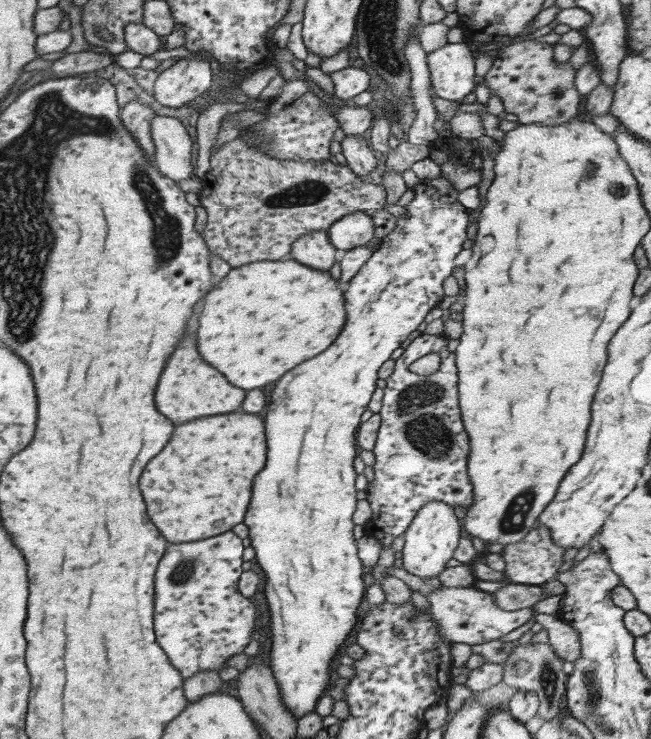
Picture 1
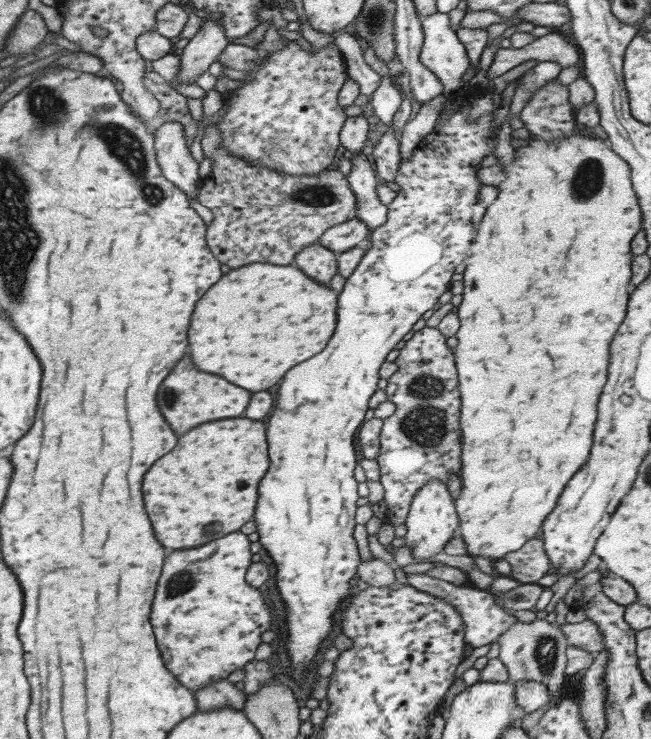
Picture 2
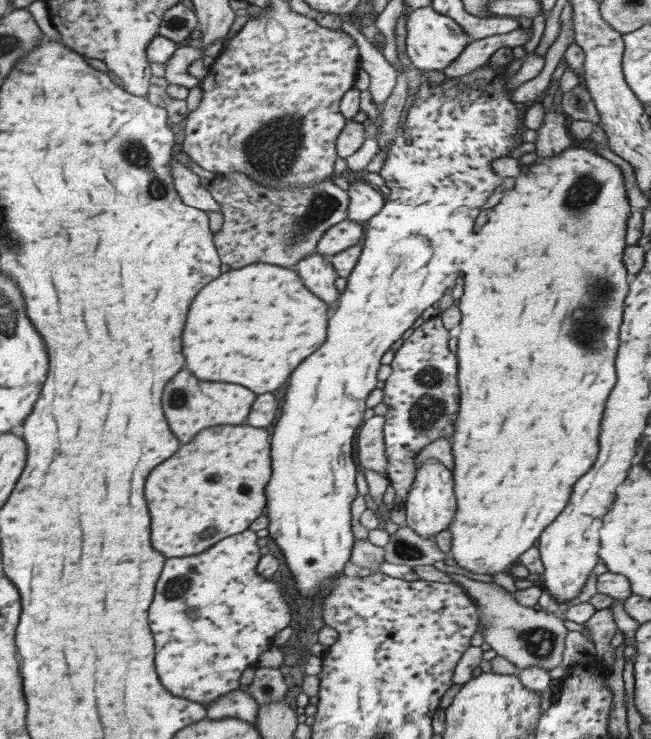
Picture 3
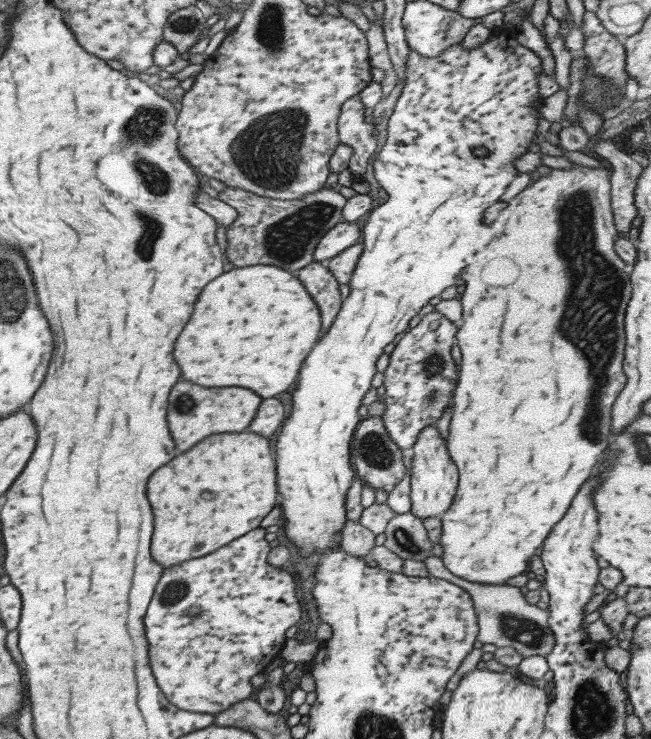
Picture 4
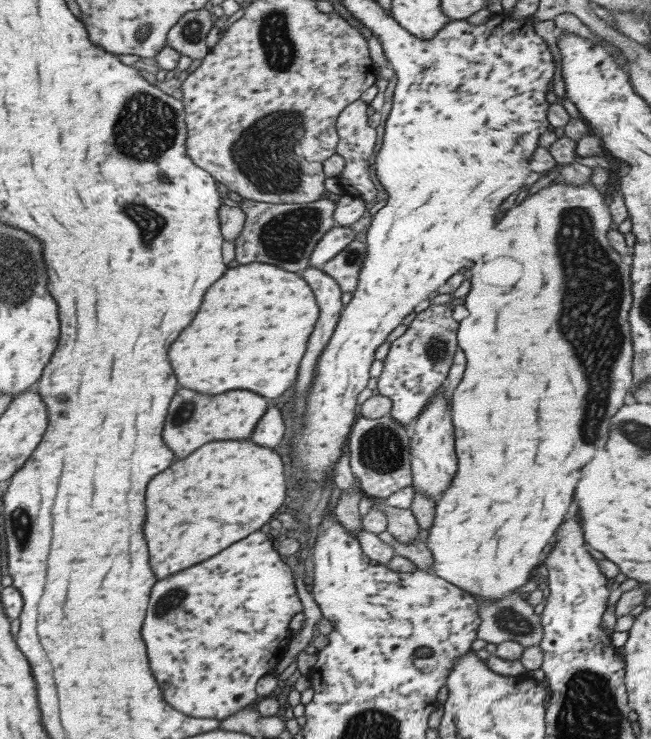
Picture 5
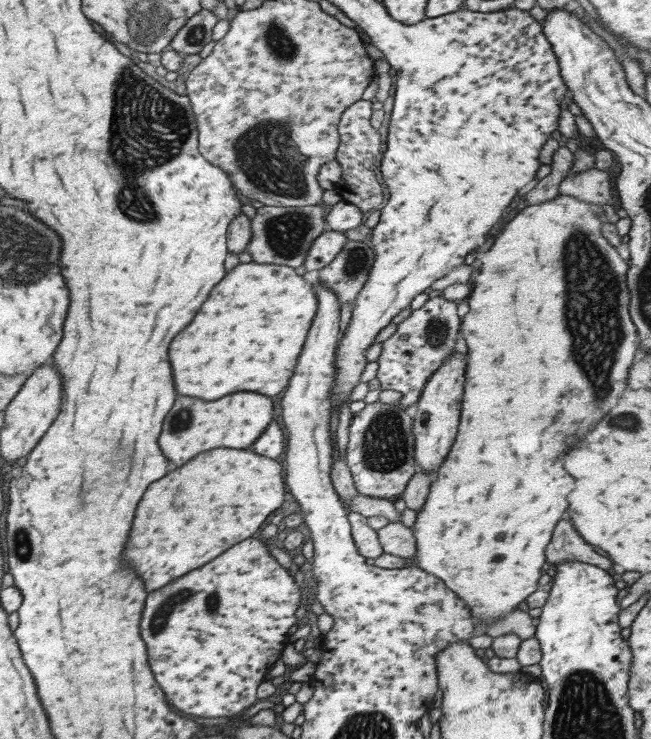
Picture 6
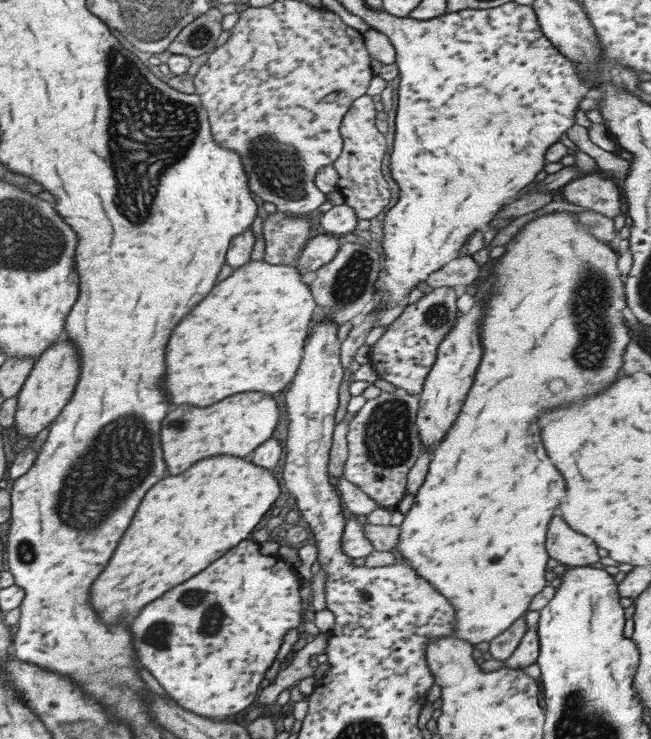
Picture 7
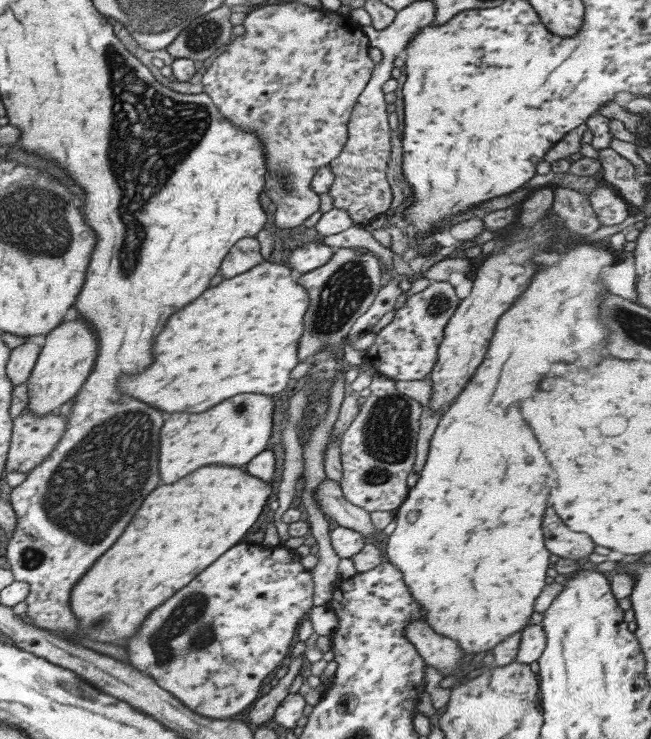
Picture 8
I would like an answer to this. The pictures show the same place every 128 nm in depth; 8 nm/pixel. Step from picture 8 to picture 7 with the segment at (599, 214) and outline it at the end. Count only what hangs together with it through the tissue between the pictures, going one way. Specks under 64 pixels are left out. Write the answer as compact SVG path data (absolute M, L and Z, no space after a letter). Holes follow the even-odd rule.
M586 173L563 186L565 202L581 206L601 216L613 219L621 214L619 184L598 173Z

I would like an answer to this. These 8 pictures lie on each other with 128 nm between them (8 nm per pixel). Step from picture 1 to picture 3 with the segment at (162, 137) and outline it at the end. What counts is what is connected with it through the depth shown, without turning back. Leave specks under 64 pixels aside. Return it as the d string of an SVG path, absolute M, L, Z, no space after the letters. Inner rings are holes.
M173 156L169 160L173 187L185 206L204 212L220 213L220 207L209 191L199 185L199 178Z

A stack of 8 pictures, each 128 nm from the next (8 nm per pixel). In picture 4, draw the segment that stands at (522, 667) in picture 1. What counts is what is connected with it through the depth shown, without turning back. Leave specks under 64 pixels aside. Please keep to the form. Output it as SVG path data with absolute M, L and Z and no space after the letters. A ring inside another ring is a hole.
M432 554L423 559L423 564L425 564L425 568L427 568L427 572L429 572L431 577L440 578L467 591L476 614L478 626L476 640L482 644L493 644L496 647L513 647L521 655L521 658L527 658L531 655L545 657L551 651L555 638L553 638L553 632L547 626L549 610L541 610L536 605L525 601L524 594L519 591L519 587L506 584L467 582L463 578L453 576L443 566L441 559Z

